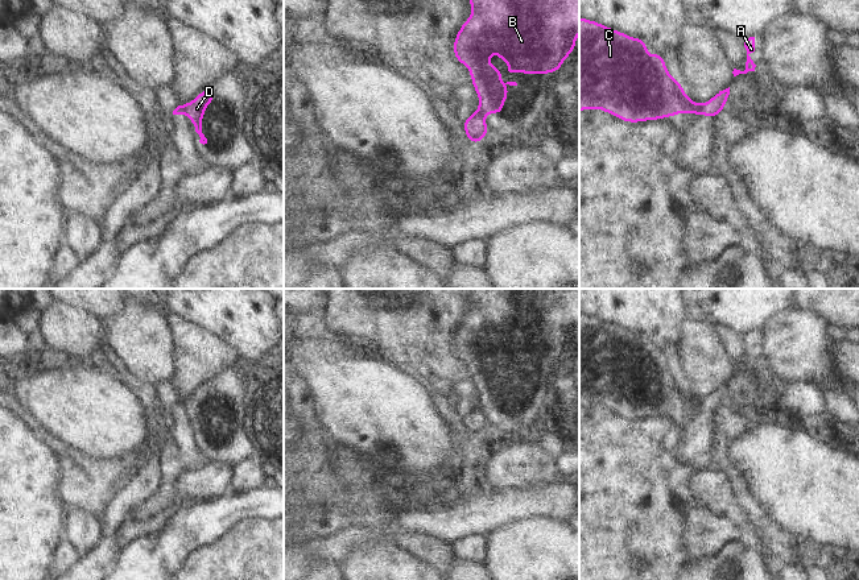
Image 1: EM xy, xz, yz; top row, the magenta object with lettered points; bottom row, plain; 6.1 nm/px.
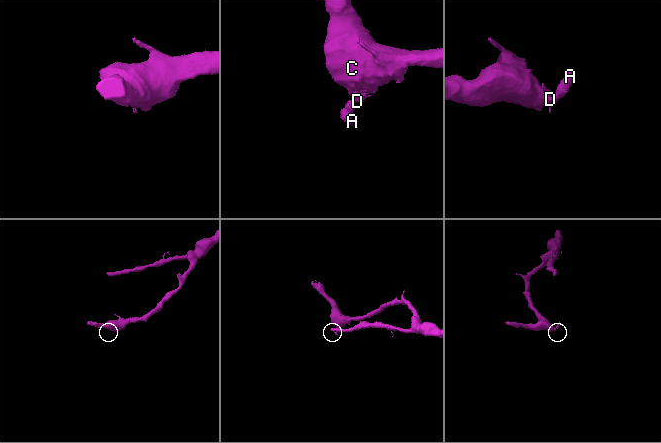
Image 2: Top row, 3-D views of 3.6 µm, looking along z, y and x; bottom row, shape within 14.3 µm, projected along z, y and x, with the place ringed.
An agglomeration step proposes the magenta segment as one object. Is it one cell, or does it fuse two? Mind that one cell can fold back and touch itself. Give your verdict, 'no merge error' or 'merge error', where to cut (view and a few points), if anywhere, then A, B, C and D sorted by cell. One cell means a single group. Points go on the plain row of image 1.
merge error; cut xy (184, 400), (186, 409); groups A / B C D

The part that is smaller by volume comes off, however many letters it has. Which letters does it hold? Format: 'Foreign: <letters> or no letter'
Foreign: A

